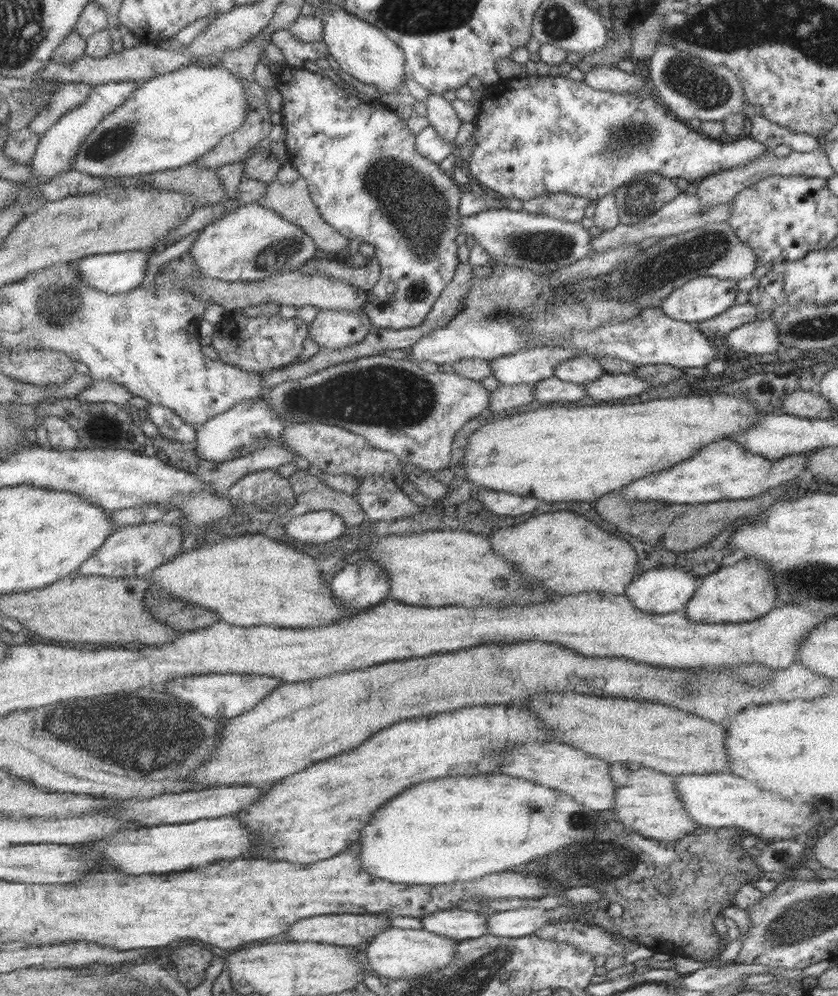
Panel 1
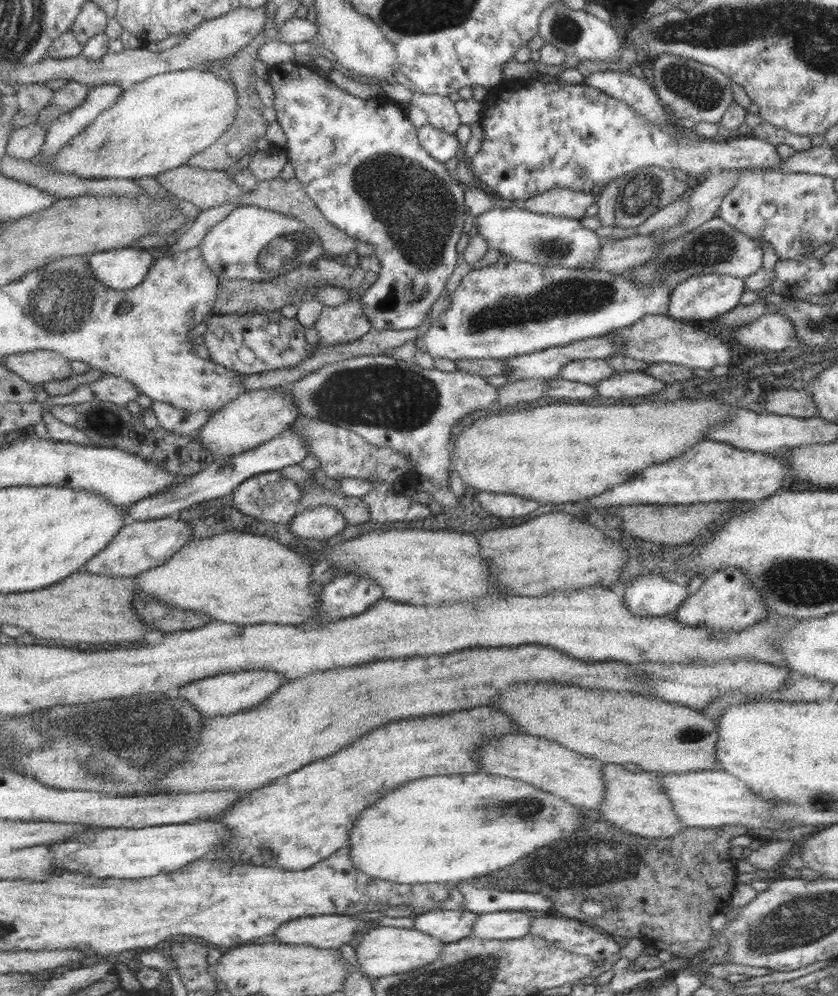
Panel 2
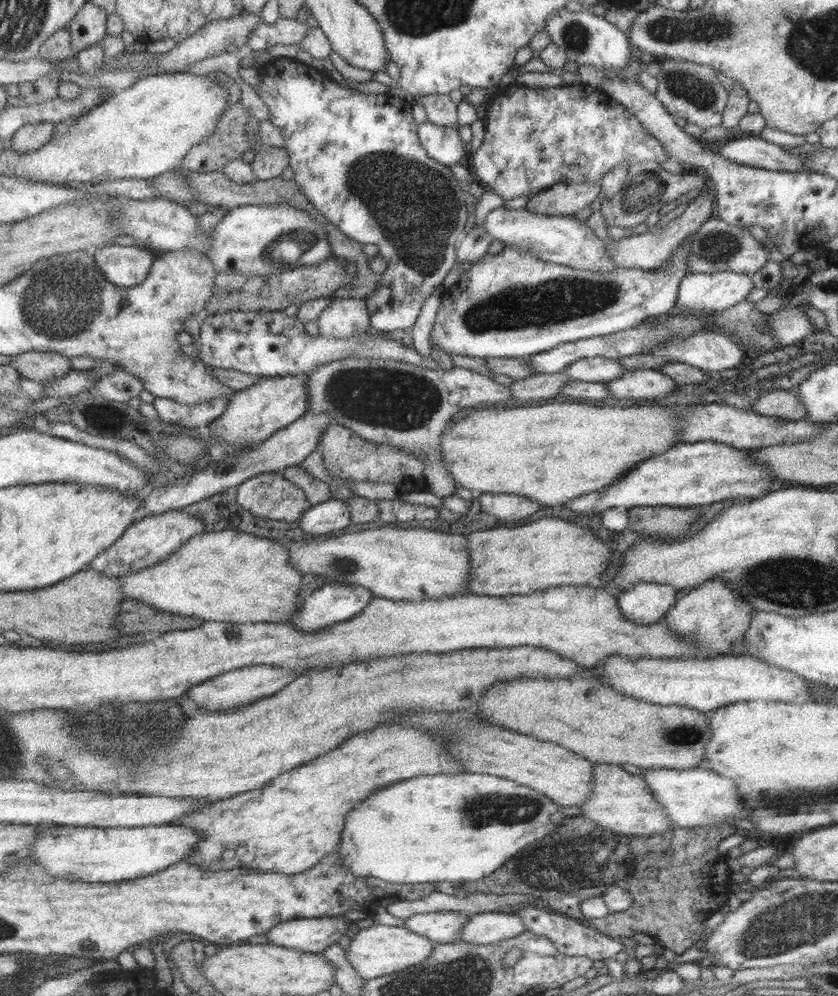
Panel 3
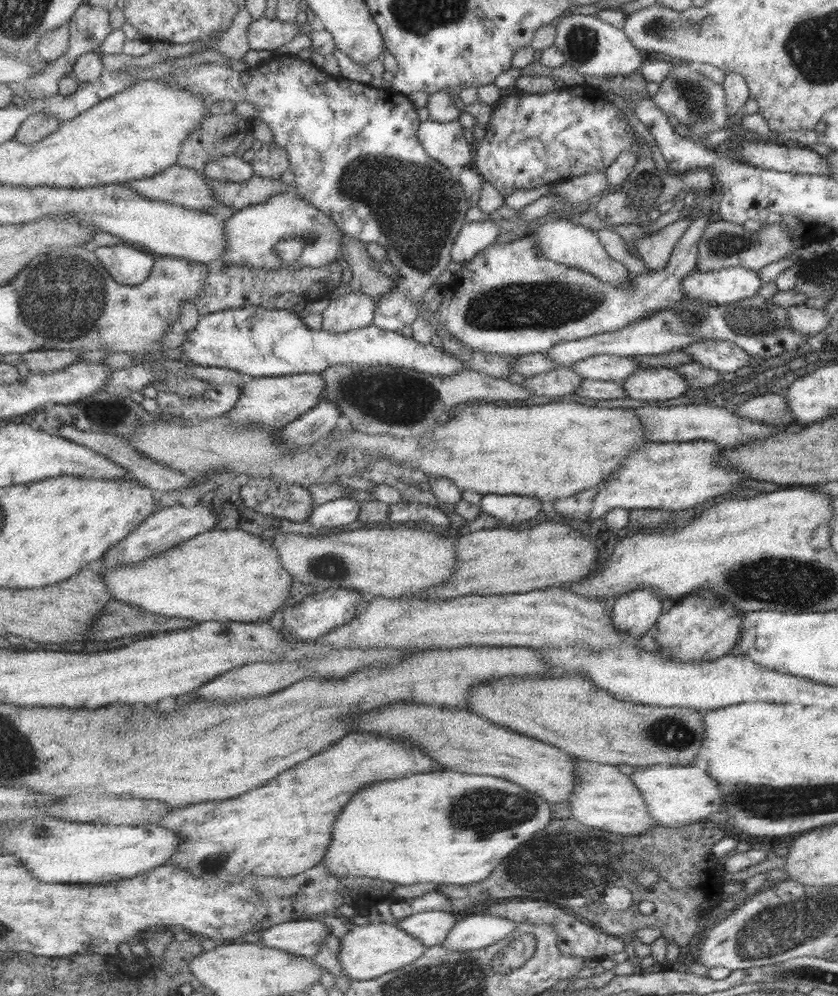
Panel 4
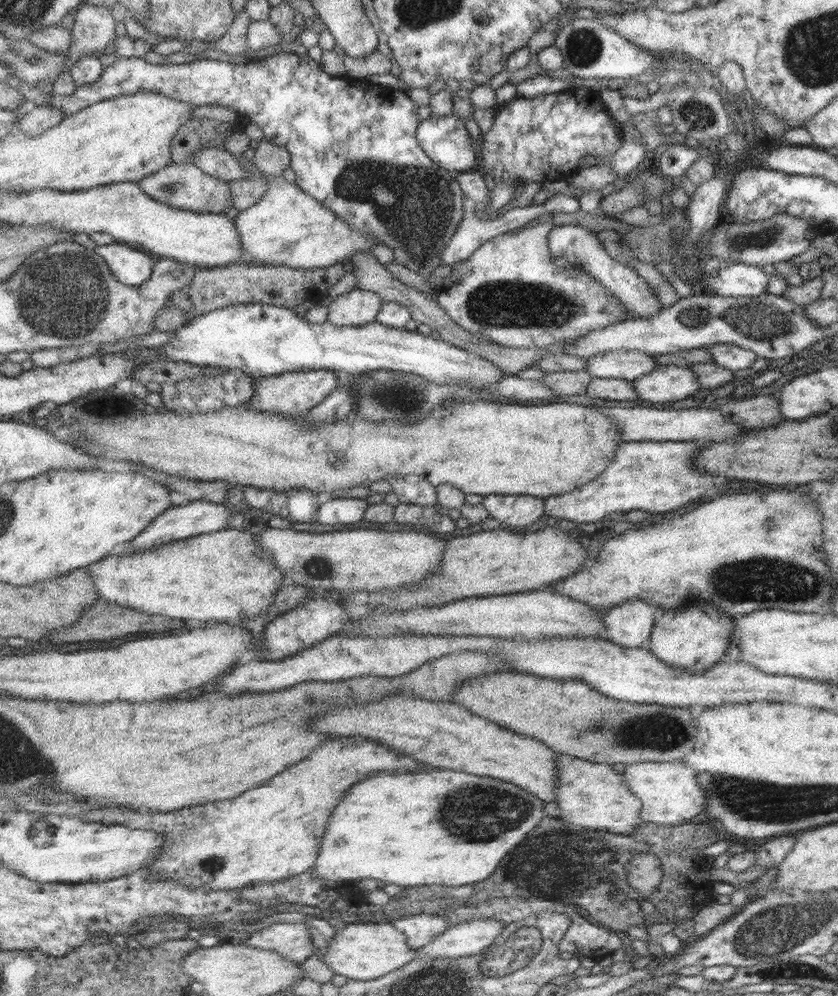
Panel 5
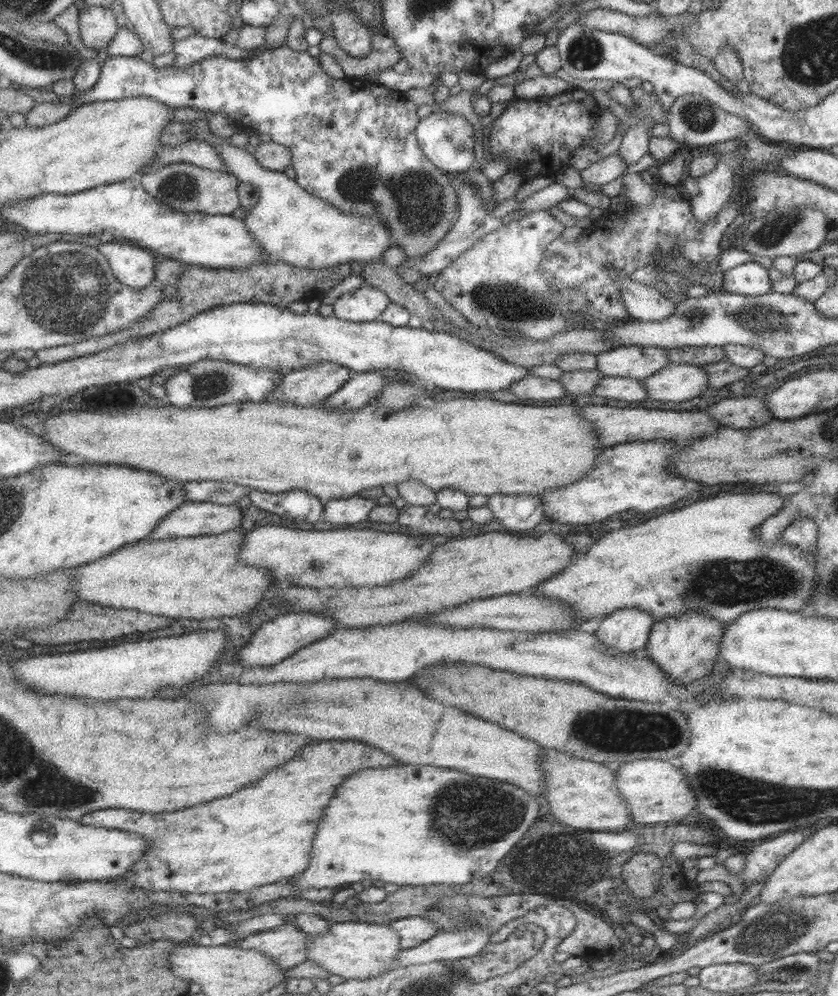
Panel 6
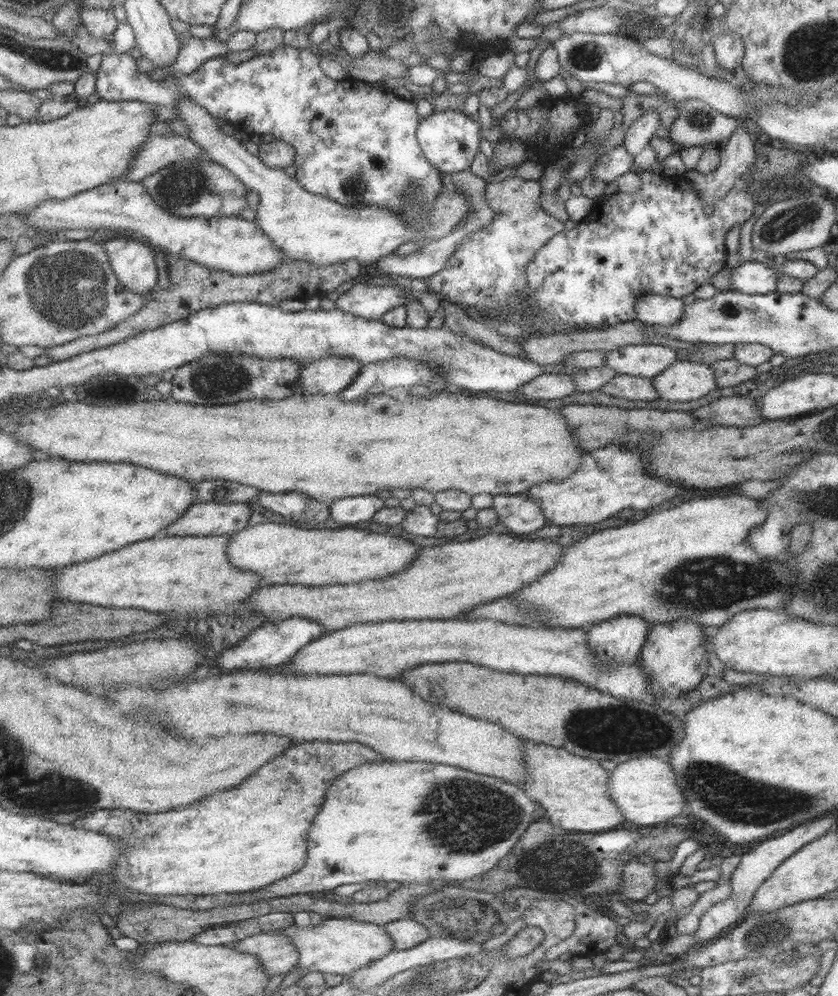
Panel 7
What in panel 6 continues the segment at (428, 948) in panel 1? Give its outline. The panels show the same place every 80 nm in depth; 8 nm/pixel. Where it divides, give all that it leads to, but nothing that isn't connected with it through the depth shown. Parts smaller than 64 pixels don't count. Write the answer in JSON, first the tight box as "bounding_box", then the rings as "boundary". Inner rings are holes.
{"bounding_box":[307,922,401,980],"boundary":[[[345,922],[333,923],[329,932],[319,935],[319,937],[311,937],[309,935],[309,957],[307,960],[317,964],[327,970],[330,974],[337,975],[346,979],[368,980],[383,974],[386,974],[395,961],[401,955],[401,936],[399,932],[395,932],[390,925],[373,924],[371,922]]]}

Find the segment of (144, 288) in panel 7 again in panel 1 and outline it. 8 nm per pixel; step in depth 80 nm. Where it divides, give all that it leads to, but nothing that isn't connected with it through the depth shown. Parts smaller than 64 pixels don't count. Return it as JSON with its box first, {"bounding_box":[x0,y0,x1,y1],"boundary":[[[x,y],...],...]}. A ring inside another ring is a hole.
{"bounding_box":[73,252,149,294],"boundary":[[[149,252],[96,254],[73,263],[89,286],[109,294],[123,294],[135,290],[145,280]]]}

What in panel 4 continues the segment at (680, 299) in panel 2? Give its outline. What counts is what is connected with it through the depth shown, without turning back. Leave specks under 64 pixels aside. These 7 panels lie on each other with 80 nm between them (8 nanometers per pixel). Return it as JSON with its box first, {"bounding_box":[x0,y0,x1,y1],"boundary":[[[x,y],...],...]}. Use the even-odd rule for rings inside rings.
{"bounding_box":[680,266,761,304],"boundary":[[[742,266],[715,271],[691,271],[680,282],[684,298],[706,304],[731,304],[754,296],[761,286],[755,270]]]}

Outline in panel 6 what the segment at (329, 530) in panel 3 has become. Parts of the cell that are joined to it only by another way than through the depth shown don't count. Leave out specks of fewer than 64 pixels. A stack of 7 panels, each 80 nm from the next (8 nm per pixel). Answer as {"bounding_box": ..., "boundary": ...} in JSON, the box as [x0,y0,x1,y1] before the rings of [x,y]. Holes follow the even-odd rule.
{"bounding_box":[325,495,377,524],"boundary":[[[353,495],[350,498],[331,499],[325,502],[325,520],[333,524],[357,524],[365,522],[377,508],[373,498],[361,498]]]}

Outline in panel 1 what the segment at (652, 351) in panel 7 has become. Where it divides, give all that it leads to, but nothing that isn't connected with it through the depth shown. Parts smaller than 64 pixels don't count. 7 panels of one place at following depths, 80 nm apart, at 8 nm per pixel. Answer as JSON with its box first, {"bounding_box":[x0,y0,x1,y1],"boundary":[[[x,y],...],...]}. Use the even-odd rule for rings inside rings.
{"bounding_box":[553,355,604,384],"boundary":[[[587,355],[569,357],[558,362],[553,369],[553,376],[563,382],[581,384],[599,378],[604,372],[596,358]]]}

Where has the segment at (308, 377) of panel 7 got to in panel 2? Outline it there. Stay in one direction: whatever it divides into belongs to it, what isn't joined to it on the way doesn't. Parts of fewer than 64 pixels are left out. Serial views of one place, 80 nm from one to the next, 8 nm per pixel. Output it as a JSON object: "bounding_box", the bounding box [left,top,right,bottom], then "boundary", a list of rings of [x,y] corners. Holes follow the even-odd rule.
{"bounding_box":[199,384,300,457],"boundary":[[[285,384],[265,390],[248,391],[223,410],[212,414],[199,432],[202,447],[214,457],[239,455],[260,448],[273,438],[283,435],[299,416],[300,410],[292,396],[286,392]]]}

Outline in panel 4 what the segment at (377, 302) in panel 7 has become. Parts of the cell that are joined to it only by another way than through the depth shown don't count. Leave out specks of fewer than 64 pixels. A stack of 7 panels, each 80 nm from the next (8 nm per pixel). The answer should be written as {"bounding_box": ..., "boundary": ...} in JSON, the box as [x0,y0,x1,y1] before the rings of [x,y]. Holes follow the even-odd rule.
{"bounding_box":[322,294,378,334],"boundary":[[[344,294],[332,299],[325,309],[322,329],[343,334],[374,324],[378,297],[368,294]]]}

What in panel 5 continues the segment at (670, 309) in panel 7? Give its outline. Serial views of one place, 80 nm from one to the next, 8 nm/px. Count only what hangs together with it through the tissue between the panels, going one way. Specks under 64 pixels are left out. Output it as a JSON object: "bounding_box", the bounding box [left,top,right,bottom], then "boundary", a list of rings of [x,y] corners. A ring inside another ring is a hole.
{"bounding_box":[546,225,661,318],"boundary":[[[555,225],[548,234],[546,249],[550,256],[561,256],[569,264],[580,264],[584,272],[609,289],[626,306],[629,316],[649,318],[661,308],[649,285],[637,277],[635,271],[611,258],[596,239],[596,232],[585,225]]]}

